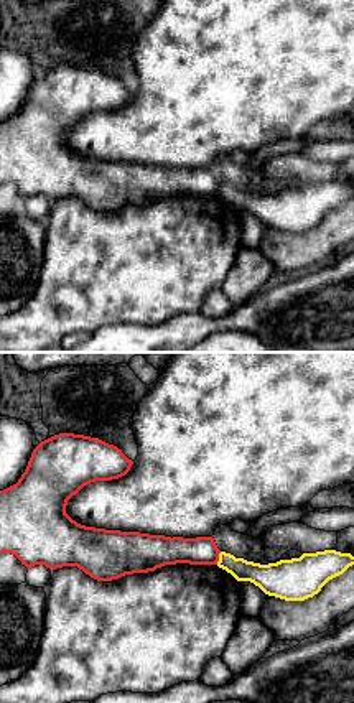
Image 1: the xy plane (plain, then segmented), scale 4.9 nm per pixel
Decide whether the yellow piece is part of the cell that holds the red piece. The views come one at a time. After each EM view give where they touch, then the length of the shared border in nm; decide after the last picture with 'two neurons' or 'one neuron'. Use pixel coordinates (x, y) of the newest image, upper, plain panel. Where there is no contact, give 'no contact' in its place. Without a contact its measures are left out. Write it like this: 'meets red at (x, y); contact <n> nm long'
meets red at (218, 190); contact 70 nm long

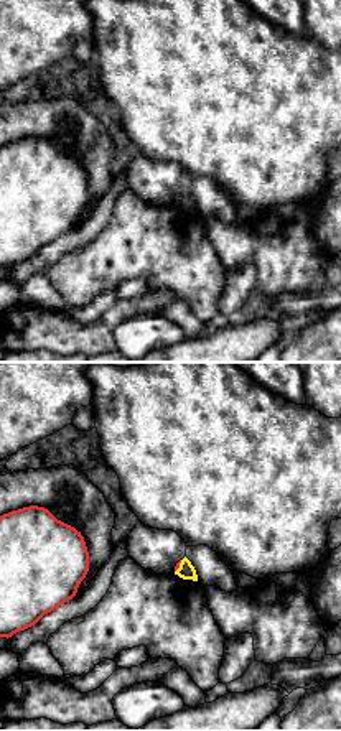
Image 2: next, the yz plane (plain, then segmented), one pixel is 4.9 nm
meets red at (178, 198); contact 70 nm long

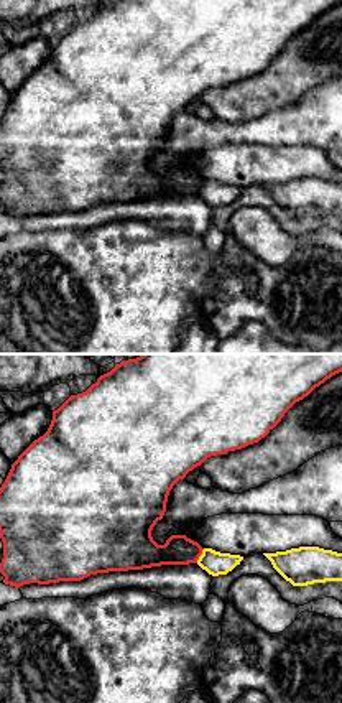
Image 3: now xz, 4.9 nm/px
meets red at (201, 185); contact 80 nm long

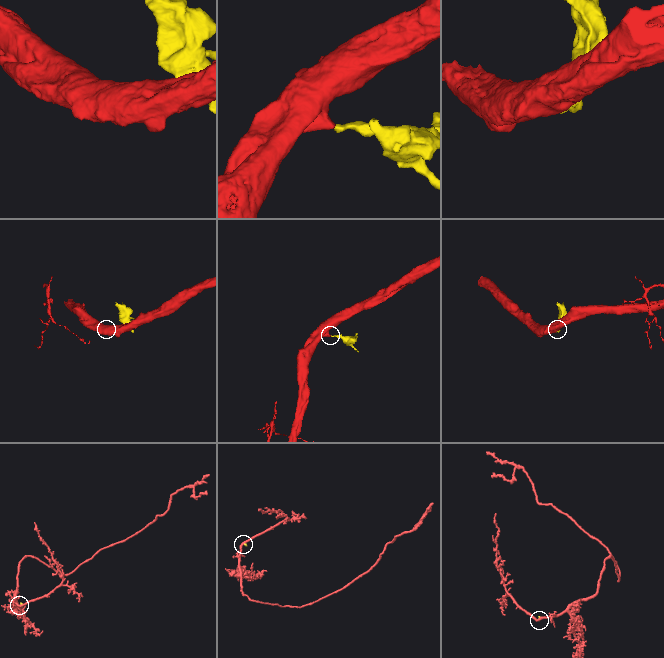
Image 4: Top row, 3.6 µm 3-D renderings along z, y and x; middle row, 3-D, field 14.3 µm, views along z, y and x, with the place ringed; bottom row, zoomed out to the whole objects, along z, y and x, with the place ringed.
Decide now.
two neurons

